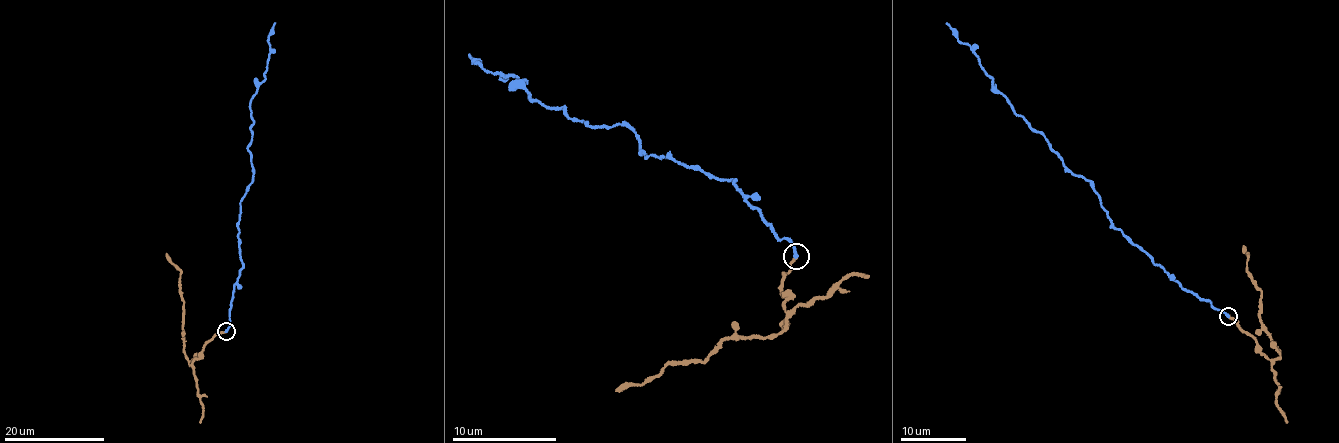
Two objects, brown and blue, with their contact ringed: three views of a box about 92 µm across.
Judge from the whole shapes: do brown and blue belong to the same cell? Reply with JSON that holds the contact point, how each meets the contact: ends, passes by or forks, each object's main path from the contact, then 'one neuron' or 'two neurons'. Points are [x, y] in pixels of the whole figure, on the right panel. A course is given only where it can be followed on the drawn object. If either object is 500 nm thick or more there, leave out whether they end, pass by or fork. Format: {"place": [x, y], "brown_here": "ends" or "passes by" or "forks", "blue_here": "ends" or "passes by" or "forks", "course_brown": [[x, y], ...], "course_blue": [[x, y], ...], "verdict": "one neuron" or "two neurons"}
{"place": [1228, 316], "brown_here": "ends", "blue_here": "ends", "course_brown": [[1229, 315], [1252, 334], [1261, 354], [1275, 359], [1280, 355], [1260, 319], [1261, 289], [1247, 271], [1243, 245]], "course_blue": [[1229, 315], [1181, 287], [1115, 227], [1089, 180], [1065, 167], [1044, 135], [1015, 112], [946, 22]], "verdict": "one neuron"}

